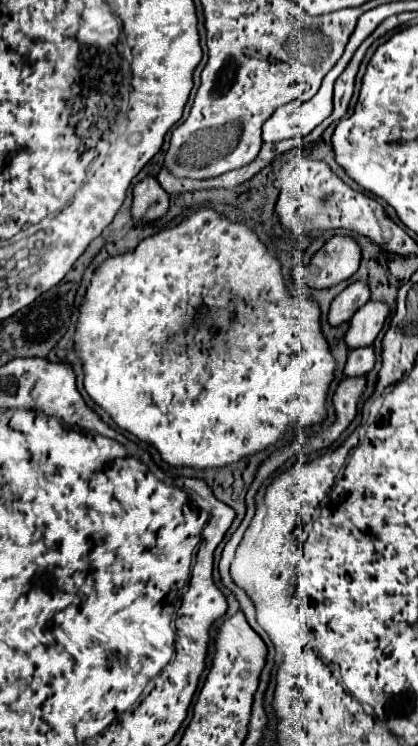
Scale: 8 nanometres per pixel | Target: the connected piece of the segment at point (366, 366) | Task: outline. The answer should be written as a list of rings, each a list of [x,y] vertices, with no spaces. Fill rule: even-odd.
[[[360,348],[348,354],[344,376],[364,376],[374,366],[374,348]]]

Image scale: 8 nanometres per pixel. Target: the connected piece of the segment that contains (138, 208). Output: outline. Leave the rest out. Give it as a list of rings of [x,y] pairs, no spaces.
[[[144,178],[134,186],[132,192],[132,208],[130,214],[136,222],[156,222],[168,212],[168,194],[164,194],[164,188],[158,186],[154,178]]]

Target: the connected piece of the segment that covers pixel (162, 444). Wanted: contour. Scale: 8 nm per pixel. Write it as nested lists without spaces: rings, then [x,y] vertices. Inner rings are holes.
[[[202,208],[190,218],[186,218],[182,224],[174,228],[166,228],[150,238],[144,238],[134,252],[126,252],[120,256],[112,256],[96,270],[90,288],[86,292],[84,304],[80,308],[78,318],[78,330],[76,330],[76,348],[80,358],[84,360],[84,386],[90,398],[102,406],[112,420],[130,434],[138,436],[144,442],[150,442],[160,454],[162,460],[172,466],[192,466],[192,468],[212,468],[212,466],[226,466],[232,462],[238,462],[244,456],[250,456],[258,450],[268,448],[270,444],[282,440],[294,424],[320,424],[326,418],[326,392],[332,382],[334,372],[334,358],[328,352],[328,344],[322,338],[320,330],[320,308],[318,303],[311,298],[290,295],[286,291],[283,275],[280,274],[278,260],[268,254],[266,246],[258,240],[255,232],[247,225],[238,222],[228,222],[220,214],[216,214],[210,208]],[[218,310],[234,312],[236,322],[228,326],[228,330],[218,330],[210,322],[204,320],[204,314],[208,316],[216,314]]]

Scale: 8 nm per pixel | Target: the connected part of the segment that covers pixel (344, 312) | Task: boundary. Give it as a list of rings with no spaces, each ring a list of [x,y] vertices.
[[[362,282],[350,284],[344,292],[340,292],[328,312],[328,324],[330,326],[340,326],[342,322],[348,322],[358,308],[362,308],[368,302],[368,286]]]

